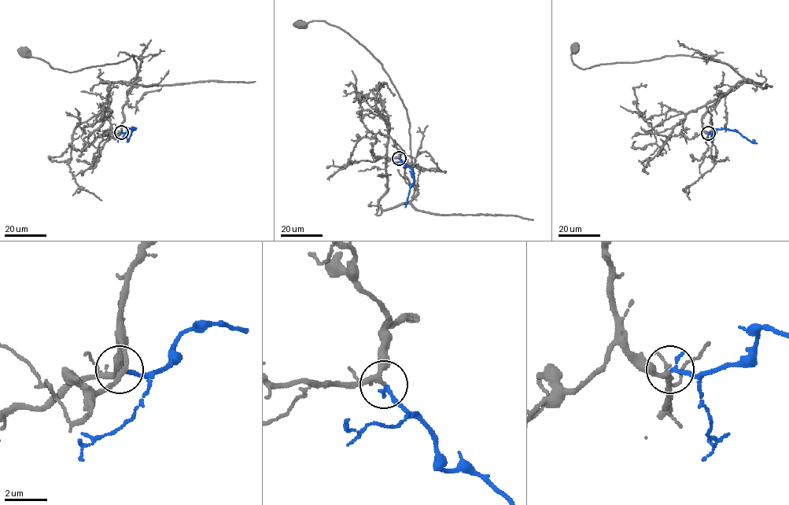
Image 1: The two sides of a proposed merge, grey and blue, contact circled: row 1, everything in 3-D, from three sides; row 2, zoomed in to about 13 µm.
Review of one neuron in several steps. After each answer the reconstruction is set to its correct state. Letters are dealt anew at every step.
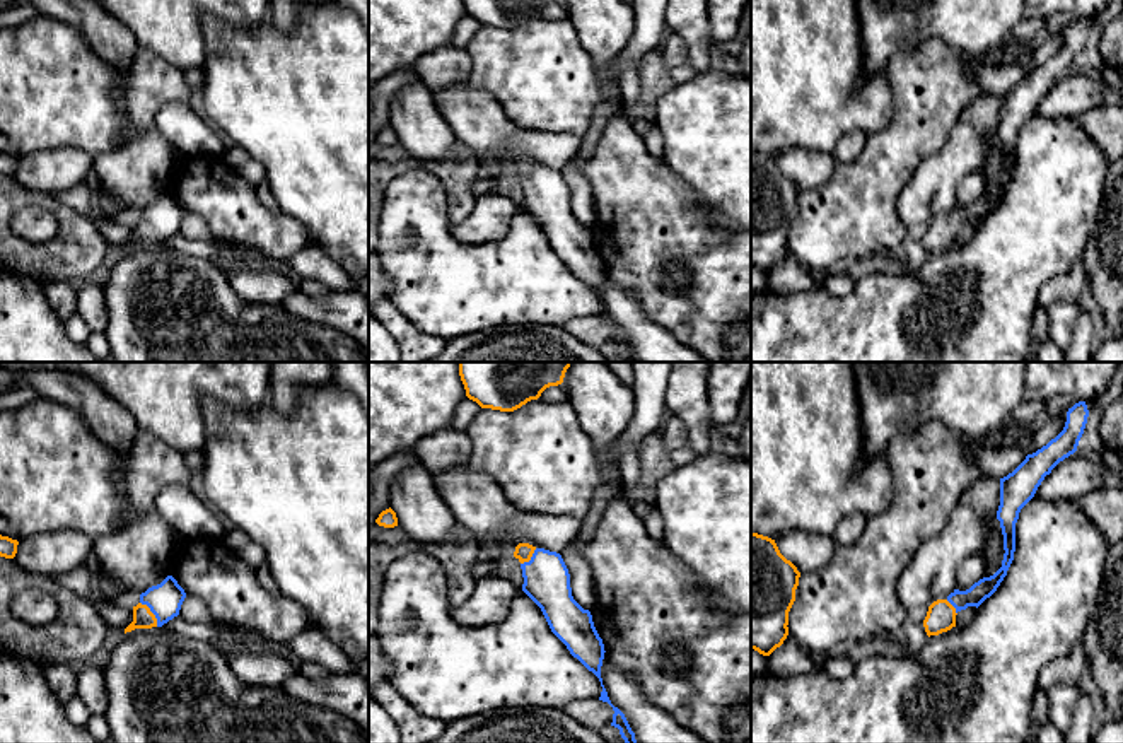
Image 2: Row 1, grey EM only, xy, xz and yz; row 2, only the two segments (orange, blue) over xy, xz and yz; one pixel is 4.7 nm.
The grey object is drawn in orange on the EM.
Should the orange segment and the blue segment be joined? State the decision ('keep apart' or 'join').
join

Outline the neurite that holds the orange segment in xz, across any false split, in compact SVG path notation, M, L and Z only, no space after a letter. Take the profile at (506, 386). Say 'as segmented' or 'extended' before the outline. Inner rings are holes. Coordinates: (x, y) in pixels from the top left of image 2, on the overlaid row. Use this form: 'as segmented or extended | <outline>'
as segmented | M457 362L466 396L481 408L514 412L538 400L550 386L563 383L570 362Z

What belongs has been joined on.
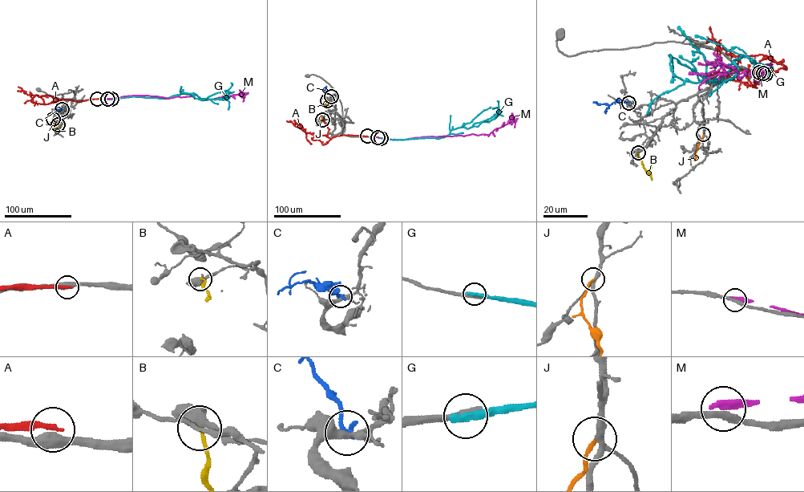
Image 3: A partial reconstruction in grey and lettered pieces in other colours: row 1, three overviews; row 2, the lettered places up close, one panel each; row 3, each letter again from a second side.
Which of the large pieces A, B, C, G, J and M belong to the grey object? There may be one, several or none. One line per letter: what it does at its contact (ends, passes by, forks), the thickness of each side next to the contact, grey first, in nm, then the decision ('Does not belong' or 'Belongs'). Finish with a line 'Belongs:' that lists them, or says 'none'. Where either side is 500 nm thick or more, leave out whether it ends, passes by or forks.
A: It ends there. Thickness 460 nm (grey) against 260 nm. Does not belong
B: It ends there. Thickness 480 nm (grey) against 140 nm. Does not belong
C: It ends there. Thickness 280 nm (grey) against 240 nm. Does not belong
G: It ends there. Thickness 360 nm (grey) against 400 nm. Does not belong
J: It ends there. Thickness 260 nm (grey) against 180 nm. Belongs
M: It ends there. Thickness 280 nm (grey) against 400 nm. Does not belong
Belongs: J

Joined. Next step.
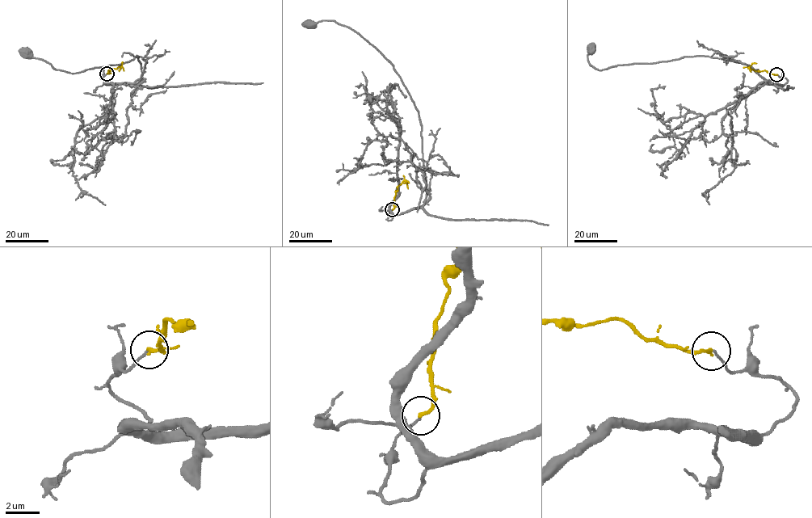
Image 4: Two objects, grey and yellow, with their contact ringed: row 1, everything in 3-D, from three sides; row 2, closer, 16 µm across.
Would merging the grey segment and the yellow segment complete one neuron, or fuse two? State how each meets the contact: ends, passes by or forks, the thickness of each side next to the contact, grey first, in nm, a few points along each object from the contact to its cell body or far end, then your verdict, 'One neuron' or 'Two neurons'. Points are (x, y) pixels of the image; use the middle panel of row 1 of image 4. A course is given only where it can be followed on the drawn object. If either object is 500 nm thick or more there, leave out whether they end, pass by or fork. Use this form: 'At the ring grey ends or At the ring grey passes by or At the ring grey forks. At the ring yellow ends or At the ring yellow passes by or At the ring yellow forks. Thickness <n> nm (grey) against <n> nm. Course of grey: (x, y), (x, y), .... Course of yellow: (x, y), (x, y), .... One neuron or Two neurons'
At the ring grey ends. At the ring yellow ends. Thickness 130 nm (grey) against 200 nm. Course of grey: (392, 210), (388, 220), (424, 204), (427, 182), (417, 108), (393, 65), (356, 32), (334, 20), (310, 23). Course of yellow: (392, 209), (397, 187), (405, 181), (408, 188). One neuron

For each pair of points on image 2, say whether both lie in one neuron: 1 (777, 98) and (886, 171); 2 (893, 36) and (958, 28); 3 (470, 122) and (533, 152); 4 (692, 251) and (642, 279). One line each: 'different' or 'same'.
1: different
2: same
3: same
4: same

